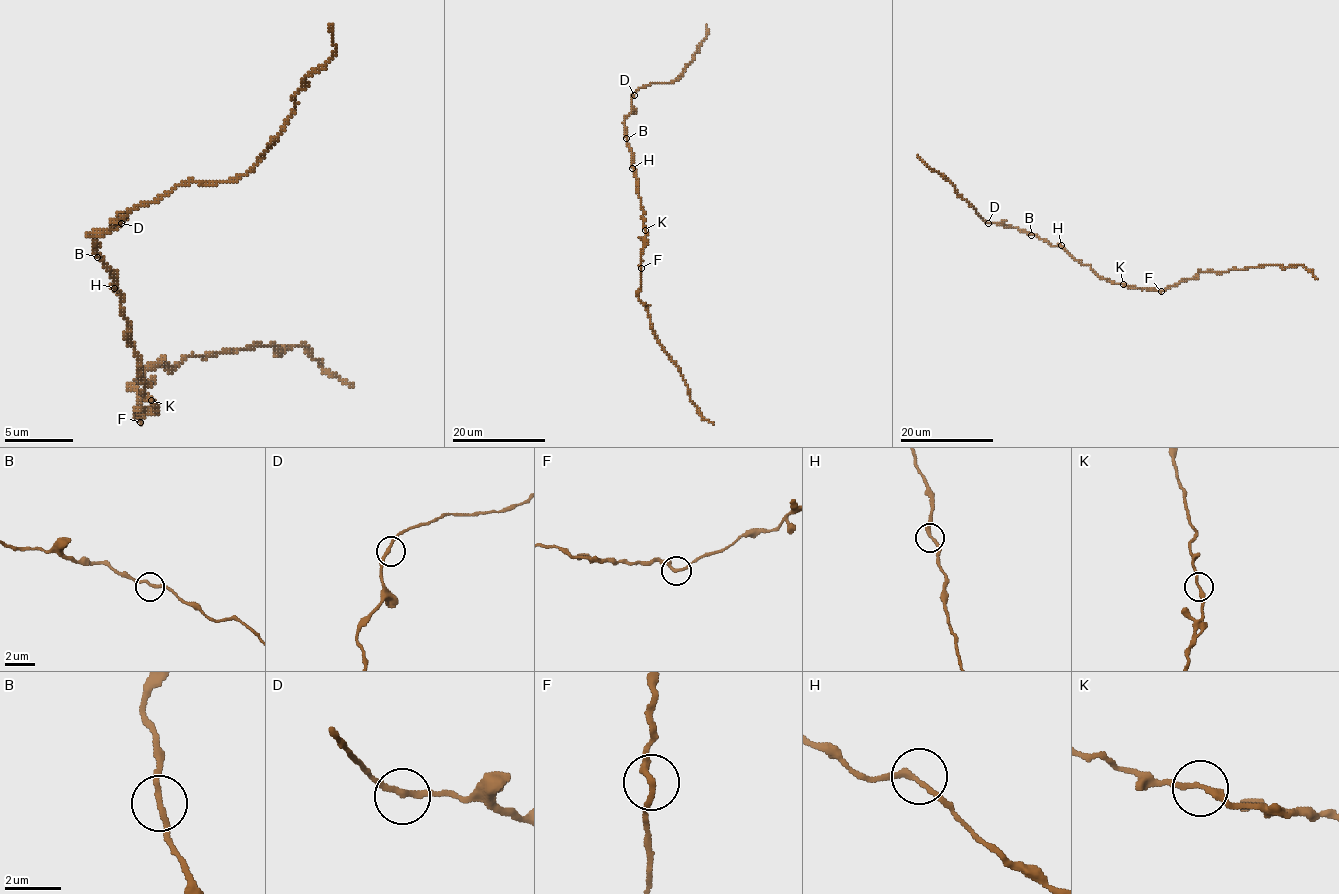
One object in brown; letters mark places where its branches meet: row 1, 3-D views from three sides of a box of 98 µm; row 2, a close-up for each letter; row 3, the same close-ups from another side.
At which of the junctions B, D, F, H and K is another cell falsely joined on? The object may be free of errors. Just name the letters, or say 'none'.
none

